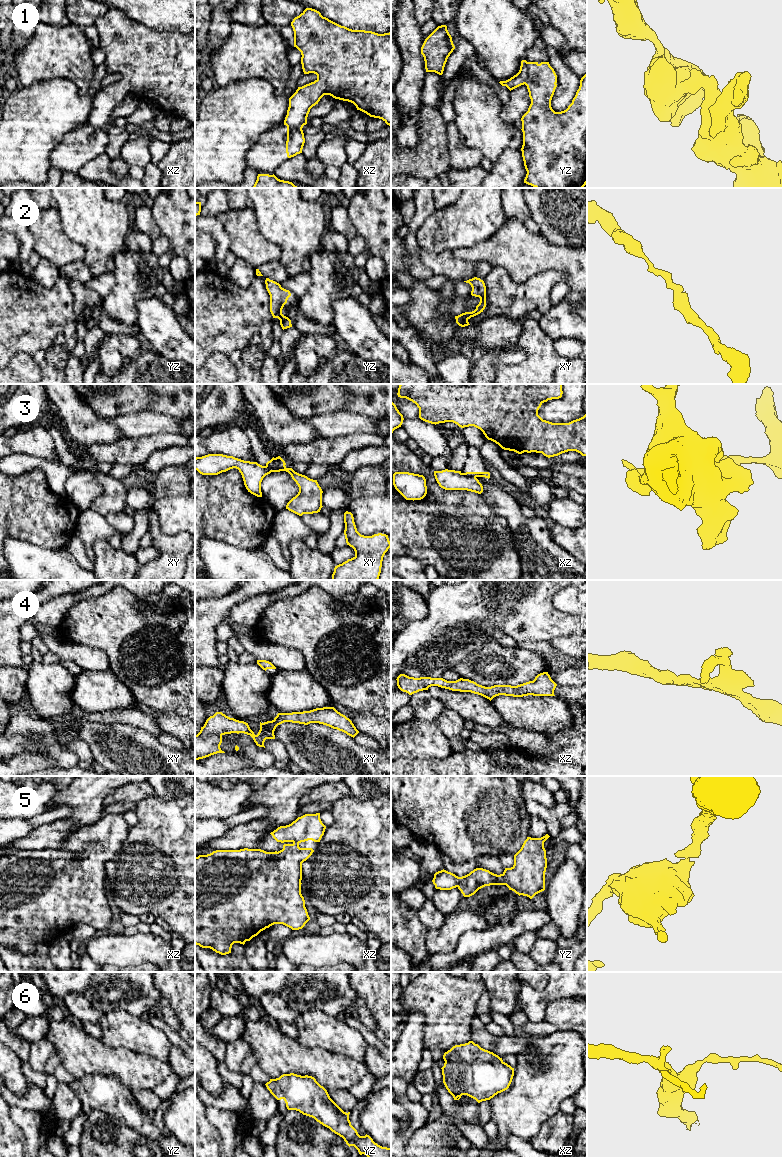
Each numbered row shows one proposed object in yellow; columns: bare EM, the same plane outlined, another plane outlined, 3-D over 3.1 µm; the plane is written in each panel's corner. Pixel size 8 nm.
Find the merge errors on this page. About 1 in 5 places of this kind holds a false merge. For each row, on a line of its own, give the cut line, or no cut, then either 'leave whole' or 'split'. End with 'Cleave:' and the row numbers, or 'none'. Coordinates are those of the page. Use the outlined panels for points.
1: cut yz (527, 62), (527, 78), (524, 83); split
2: cut none; leave whole
3: cut xy (284, 465), (275, 470), (266, 466); split
4: cut none; leave whole
5: cut none; leave whole
6: cut none; leave whole
Cleave: 1, 3

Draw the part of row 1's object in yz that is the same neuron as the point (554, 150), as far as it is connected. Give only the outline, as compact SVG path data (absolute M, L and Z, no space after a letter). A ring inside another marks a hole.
M527 62L527 71L525 85L531 104L521 118L521 151L527 171L524 183L535 188L583 188L587 184L587 74L568 108L555 112L551 107L557 87L554 69L549 62Z

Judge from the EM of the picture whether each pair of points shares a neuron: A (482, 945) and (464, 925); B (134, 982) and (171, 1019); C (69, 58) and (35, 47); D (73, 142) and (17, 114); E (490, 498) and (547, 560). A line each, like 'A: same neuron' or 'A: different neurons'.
A: different neurons
B: same neuron
C: same neuron
D: different neurons
E: same neuron

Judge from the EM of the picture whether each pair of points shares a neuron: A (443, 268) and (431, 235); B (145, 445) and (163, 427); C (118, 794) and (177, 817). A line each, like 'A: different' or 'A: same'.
A: different
B: different
C: different

